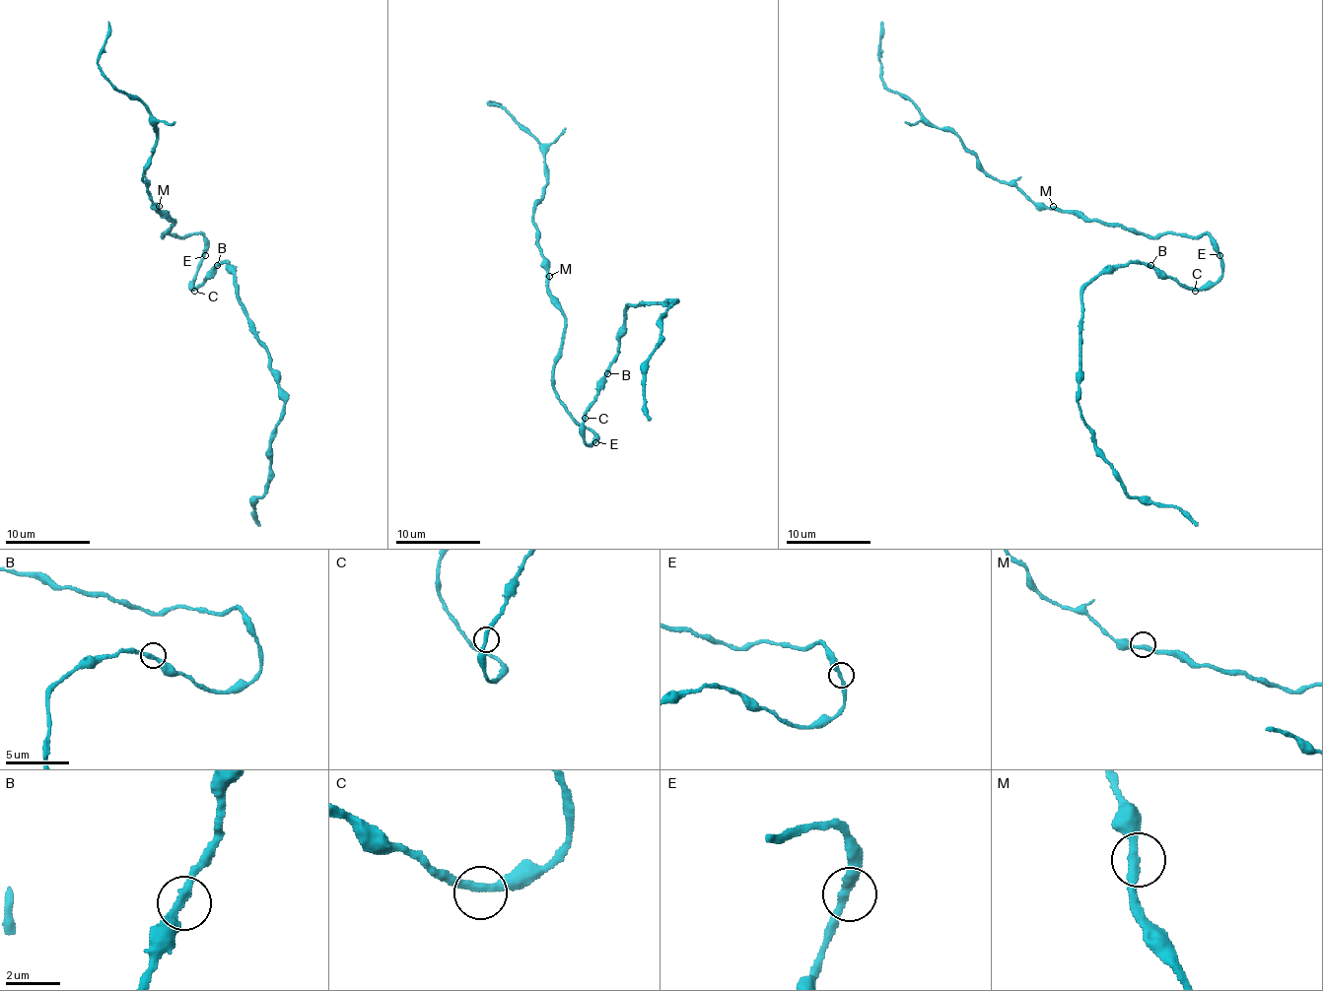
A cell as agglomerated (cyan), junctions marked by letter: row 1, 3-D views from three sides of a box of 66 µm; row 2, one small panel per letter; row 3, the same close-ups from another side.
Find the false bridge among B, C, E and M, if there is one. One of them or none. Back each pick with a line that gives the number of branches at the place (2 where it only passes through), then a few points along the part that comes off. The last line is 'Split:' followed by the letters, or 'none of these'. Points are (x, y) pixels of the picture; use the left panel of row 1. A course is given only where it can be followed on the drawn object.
Split: none of these

